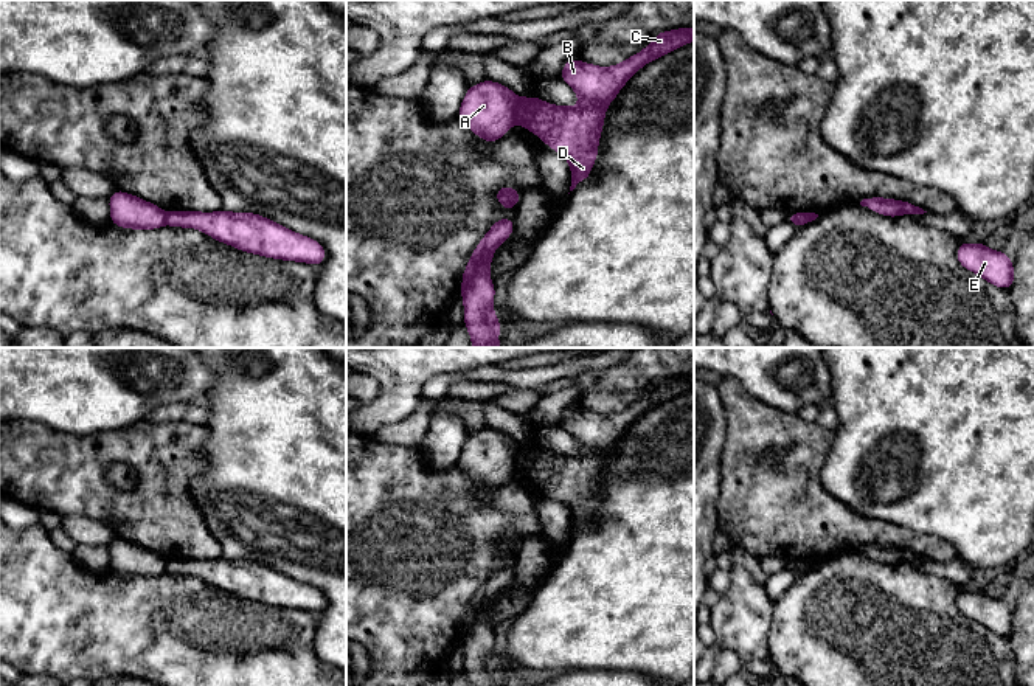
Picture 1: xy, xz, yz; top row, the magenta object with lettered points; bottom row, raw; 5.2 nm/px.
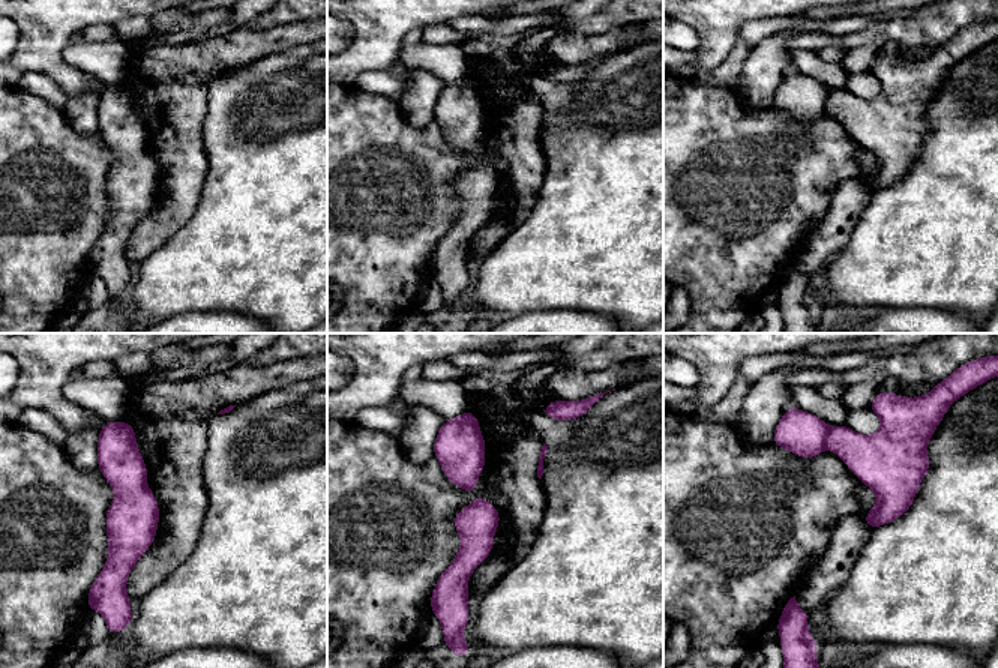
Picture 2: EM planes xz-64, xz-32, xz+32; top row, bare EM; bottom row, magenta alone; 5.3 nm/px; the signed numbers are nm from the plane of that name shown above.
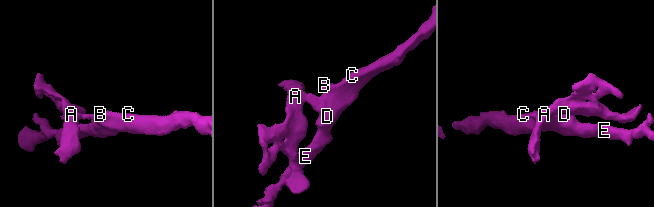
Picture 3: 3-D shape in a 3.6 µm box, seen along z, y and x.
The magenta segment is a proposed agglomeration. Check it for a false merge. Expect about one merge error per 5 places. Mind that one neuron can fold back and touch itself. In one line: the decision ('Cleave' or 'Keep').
Cleave

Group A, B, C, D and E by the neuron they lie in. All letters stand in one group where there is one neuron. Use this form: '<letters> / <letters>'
A / B C D E

